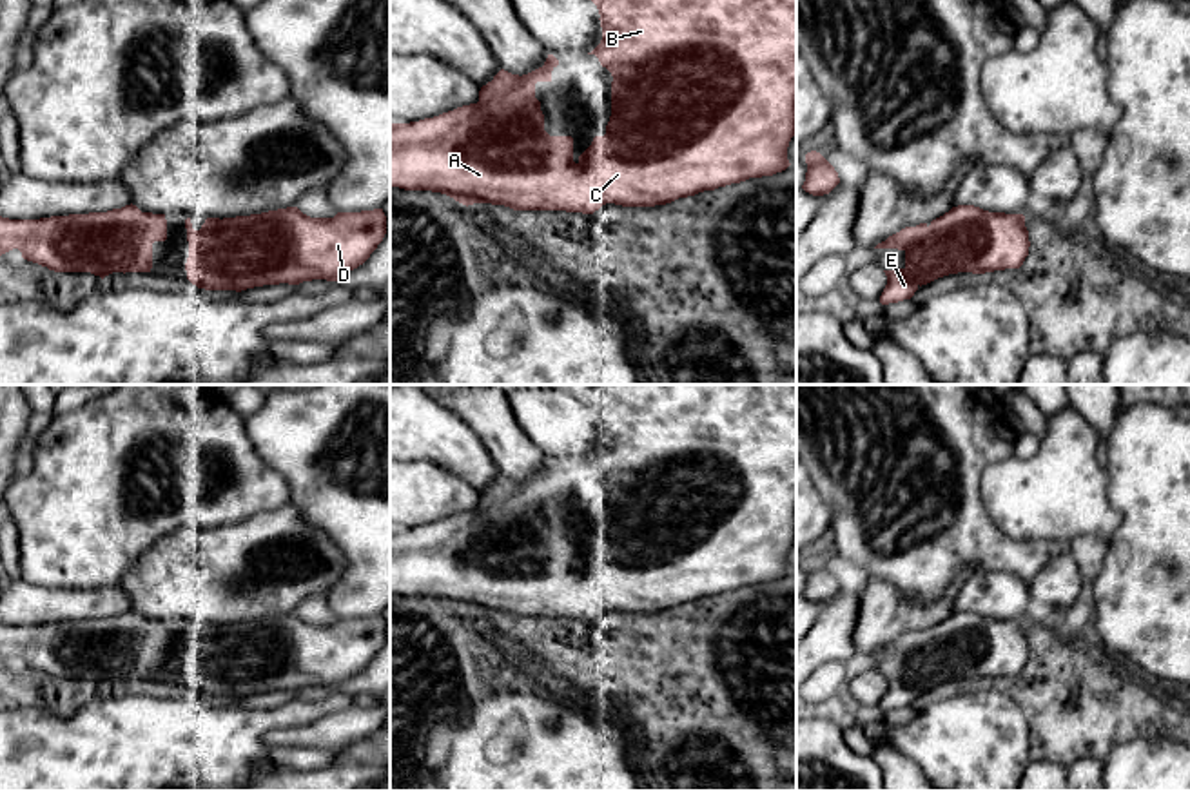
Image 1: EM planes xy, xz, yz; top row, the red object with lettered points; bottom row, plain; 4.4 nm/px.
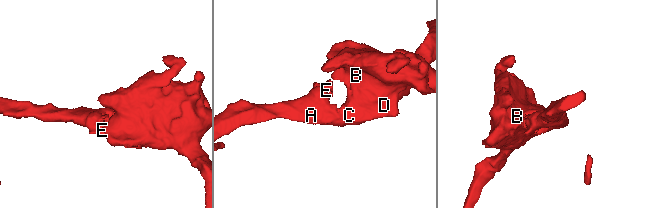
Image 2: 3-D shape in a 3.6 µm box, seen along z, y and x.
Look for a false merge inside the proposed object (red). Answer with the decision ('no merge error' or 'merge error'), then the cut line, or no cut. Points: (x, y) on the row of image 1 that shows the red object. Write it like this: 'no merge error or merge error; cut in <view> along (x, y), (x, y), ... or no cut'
no merge error; no cut

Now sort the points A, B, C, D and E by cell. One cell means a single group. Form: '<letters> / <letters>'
A B C D E

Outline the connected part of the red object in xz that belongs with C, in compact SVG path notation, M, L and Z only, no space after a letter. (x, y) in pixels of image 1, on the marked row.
M591 0L600 15L602 40L588 54L595 54L611 76L611 116L604 136L595 136L591 145L573 161L573 138L550 136L544 131L544 114L535 98L537 82L551 82L551 71L559 65L553 54L548 54L542 67L528 74L512 74L501 69L492 82L481 87L479 102L457 107L434 118L410 123L390 123L390 187L405 190L441 192L463 205L492 203L513 210L566 210L593 214L606 203L622 207L655 207L678 198L695 196L704 190L715 190L749 178L773 176L785 171L787 147L796 134L796 0Z

